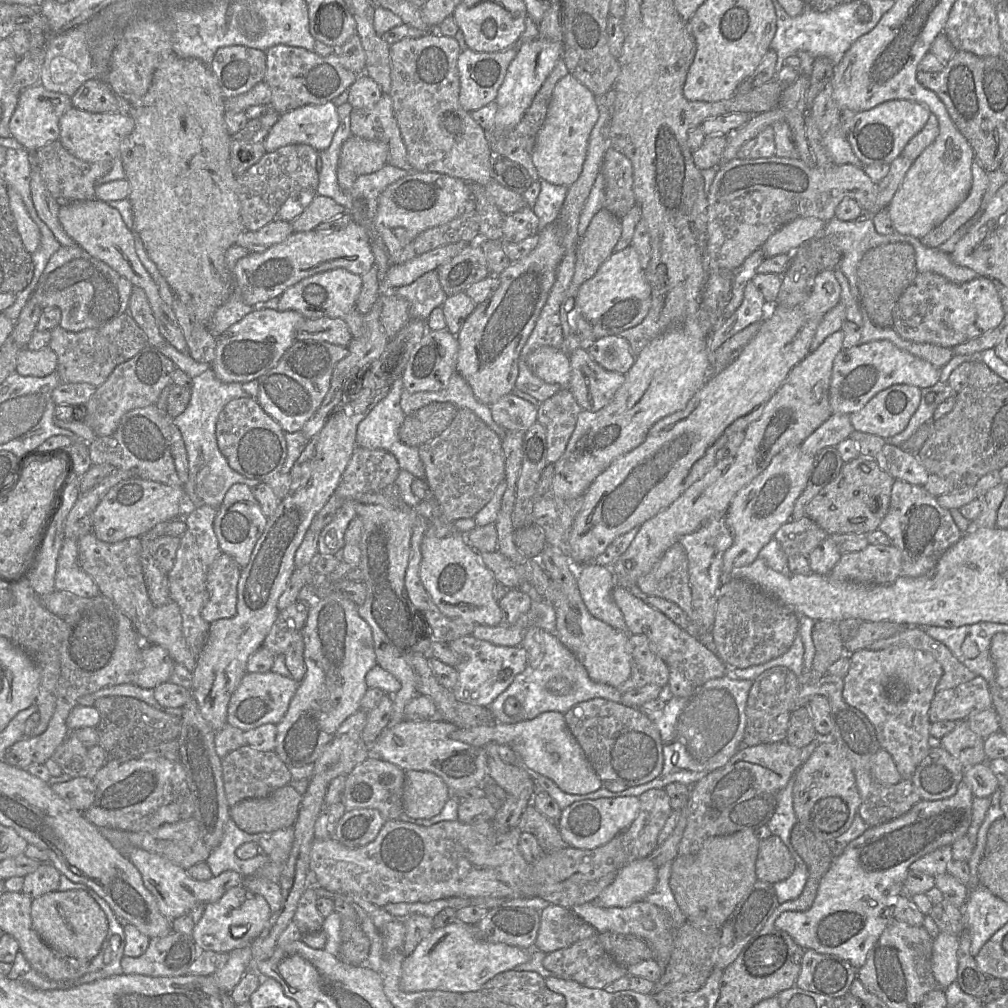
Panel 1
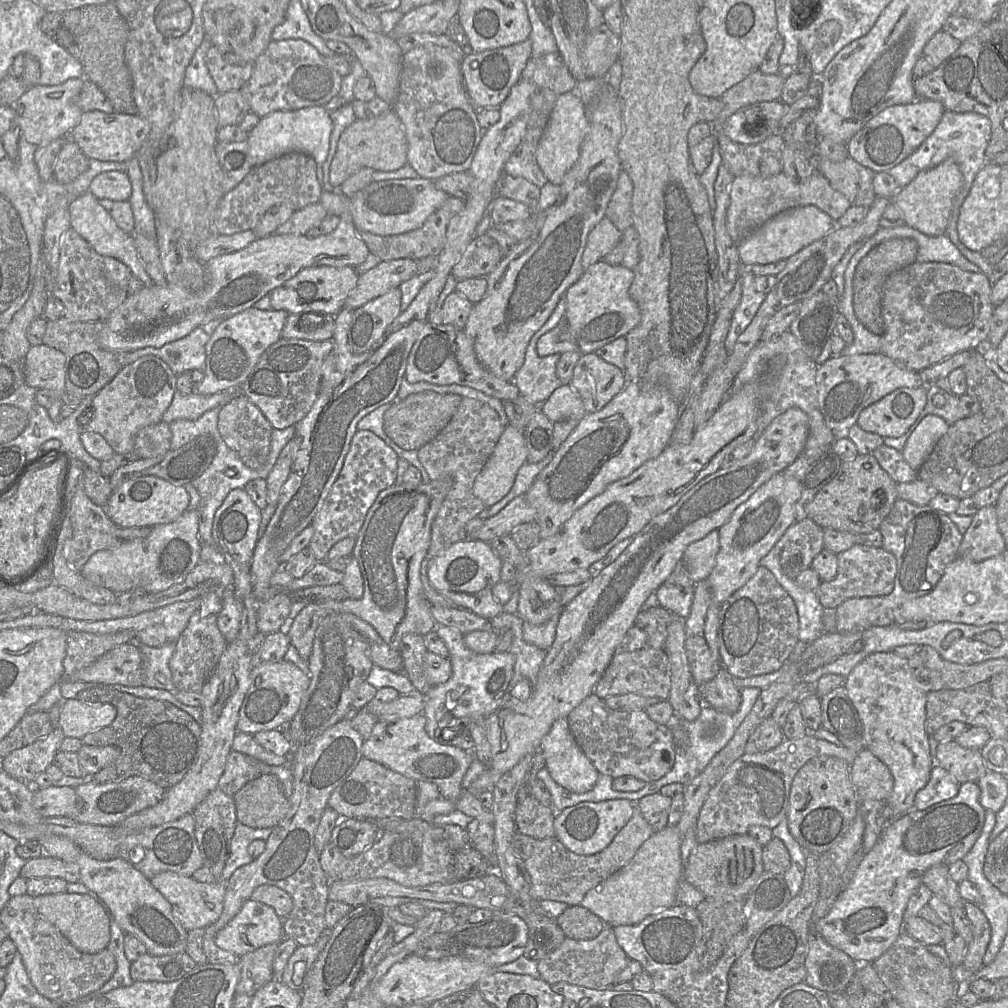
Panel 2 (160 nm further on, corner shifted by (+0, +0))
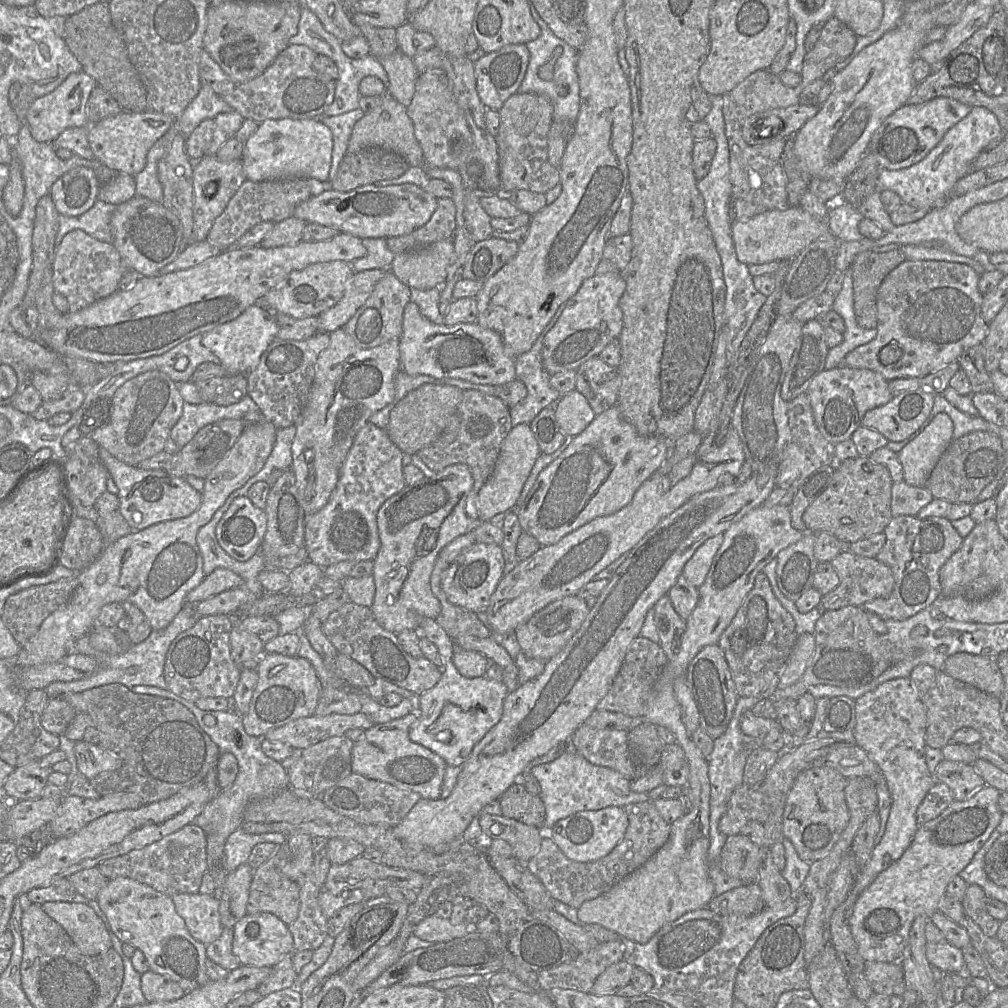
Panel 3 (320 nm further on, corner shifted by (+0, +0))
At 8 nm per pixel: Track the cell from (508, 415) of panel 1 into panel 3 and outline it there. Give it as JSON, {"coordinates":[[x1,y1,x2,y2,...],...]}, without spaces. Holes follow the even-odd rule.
{"coordinates":[[407,303,404,308,402,334,399,340,401,370,408,375,428,375,434,378,457,378,475,384,497,386,516,379,515,357,505,352,501,336,477,322,451,326,437,325,425,318,417,304]]}

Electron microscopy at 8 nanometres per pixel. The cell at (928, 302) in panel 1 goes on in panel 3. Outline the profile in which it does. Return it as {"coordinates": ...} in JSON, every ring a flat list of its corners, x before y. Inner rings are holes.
{"coordinates":[[905,260,884,278,877,291,876,337,849,352,841,365,869,369,891,381,925,377,957,361,968,348,983,344,988,333,981,314,984,296,978,288,979,279,965,264],[893,345,902,351,897,360,893,360]]}

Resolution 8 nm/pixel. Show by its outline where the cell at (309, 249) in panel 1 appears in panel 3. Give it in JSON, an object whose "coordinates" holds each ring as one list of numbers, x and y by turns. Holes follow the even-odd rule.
{"coordinates":[[343,232,329,240,300,241,294,246,232,247,185,270,152,277,137,276,128,290,117,290,86,308,67,313,62,327,40,333,36,330,32,339,60,356,80,357,96,363,158,356,191,337,237,318,293,271,319,262,351,264,366,254,360,238]]}

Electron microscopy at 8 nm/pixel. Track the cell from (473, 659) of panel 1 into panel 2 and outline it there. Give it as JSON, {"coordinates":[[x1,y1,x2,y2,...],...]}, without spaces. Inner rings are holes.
{"coordinates":[[438,625,434,630,449,651,452,674,445,683,432,686,425,693,423,714,428,736,434,740,435,737,441,737,447,741,450,740,448,736,459,733,460,725,467,733,474,718,488,716,503,703,503,696,514,674,515,656,510,651,478,654,466,647,464,634,458,629]]}

